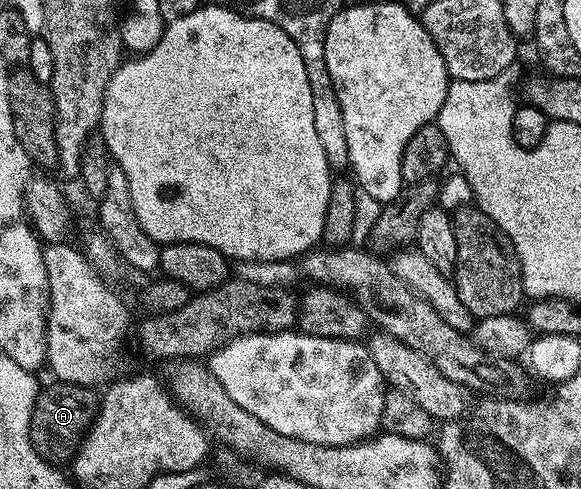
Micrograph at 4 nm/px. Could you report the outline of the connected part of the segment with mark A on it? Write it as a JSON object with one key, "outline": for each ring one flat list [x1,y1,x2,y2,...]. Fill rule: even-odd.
{"outline":[[53,384,47,389,45,386,36,399,30,420,30,441,45,461,62,467,65,466,65,461,67,464,73,458,79,445,85,440,94,424,94,418,98,416,100,401,95,390,85,385]]}

